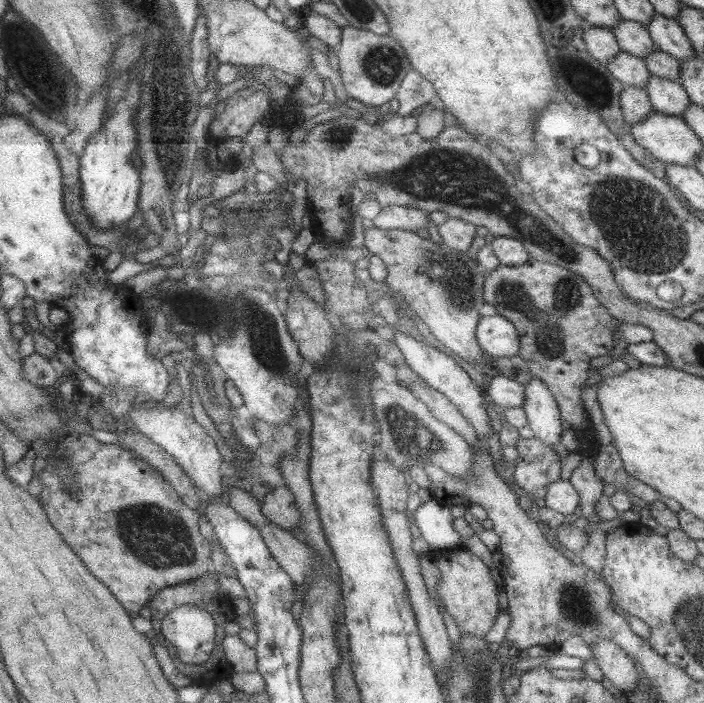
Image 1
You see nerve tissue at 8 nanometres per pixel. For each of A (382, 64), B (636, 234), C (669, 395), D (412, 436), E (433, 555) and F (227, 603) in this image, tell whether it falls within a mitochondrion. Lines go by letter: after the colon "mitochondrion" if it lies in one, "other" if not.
A: mitochondrion
B: mitochondrion
C: other
D: mitochondrion
E: other
F: other

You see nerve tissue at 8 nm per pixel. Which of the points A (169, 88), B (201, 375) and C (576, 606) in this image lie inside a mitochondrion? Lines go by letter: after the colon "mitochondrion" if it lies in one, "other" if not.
A: mitochondrion
B: other
C: mitochondrion

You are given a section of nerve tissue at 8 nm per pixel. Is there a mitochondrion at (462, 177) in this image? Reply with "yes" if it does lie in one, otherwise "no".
yes

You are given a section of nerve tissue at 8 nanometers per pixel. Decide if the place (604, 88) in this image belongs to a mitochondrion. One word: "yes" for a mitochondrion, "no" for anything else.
yes

